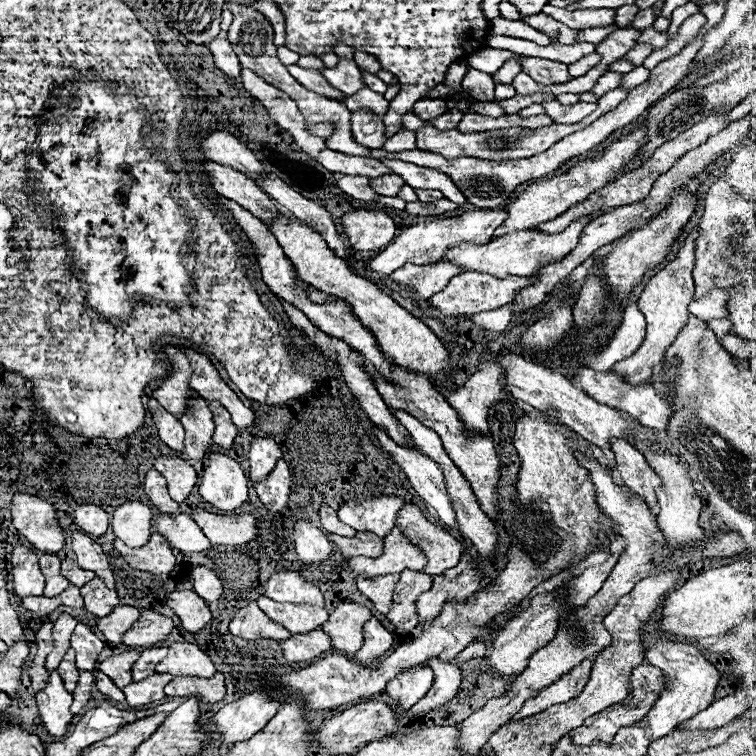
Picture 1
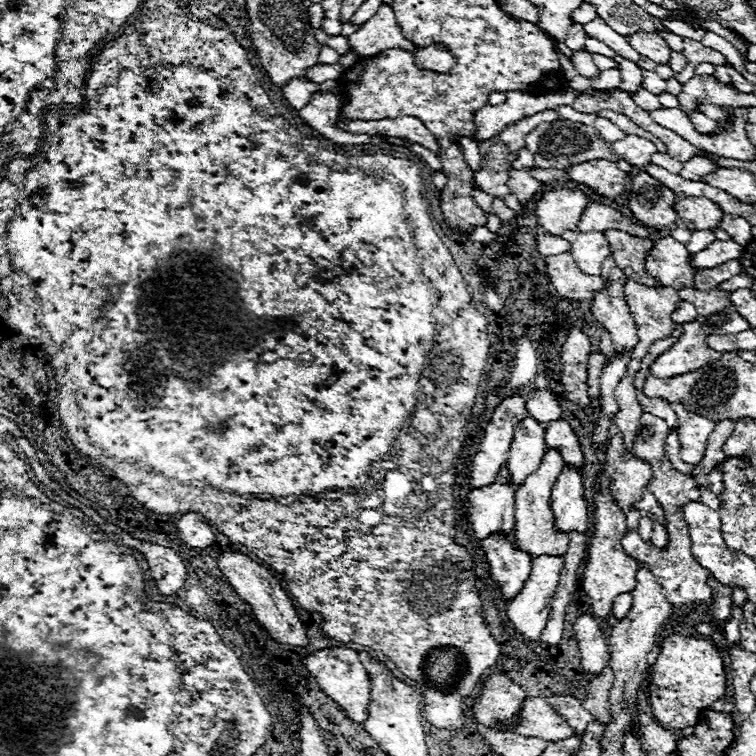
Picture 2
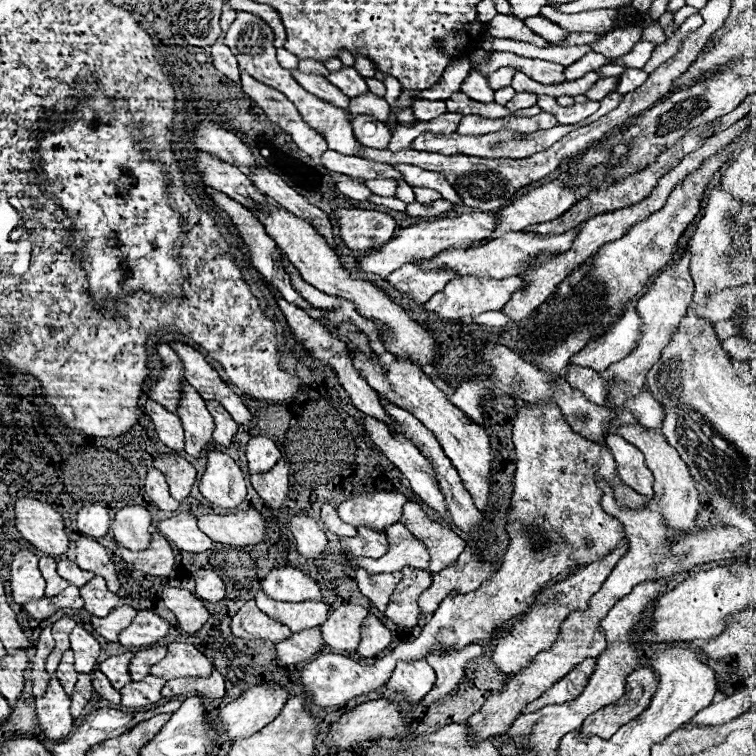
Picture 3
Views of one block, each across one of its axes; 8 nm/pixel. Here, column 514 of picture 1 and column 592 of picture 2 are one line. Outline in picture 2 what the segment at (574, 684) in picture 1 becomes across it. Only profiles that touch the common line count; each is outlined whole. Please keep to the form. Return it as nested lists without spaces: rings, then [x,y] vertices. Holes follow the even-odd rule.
[[[566,694],[566,696],[550,696],[548,704],[560,712],[560,716],[564,716],[564,720],[568,724],[572,724],[572,728],[578,732],[578,736],[586,730],[586,726],[594,720],[594,716],[582,706],[582,700],[574,694]]]

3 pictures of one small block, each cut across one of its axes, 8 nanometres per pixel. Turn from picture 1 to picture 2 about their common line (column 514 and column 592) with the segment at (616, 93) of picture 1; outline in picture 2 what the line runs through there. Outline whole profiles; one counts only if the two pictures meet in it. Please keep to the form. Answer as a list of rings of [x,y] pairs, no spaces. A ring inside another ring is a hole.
[[[554,120],[548,124],[540,124],[536,130],[532,130],[526,136],[526,148],[534,154],[536,166],[540,166],[540,168],[562,168],[564,170],[568,164],[580,164],[580,162],[604,158],[604,160],[616,162],[618,168],[622,168],[624,172],[634,174],[638,170],[636,166],[628,164],[624,158],[614,154],[612,146],[606,140],[602,140],[602,136],[596,128],[580,124],[580,122],[570,122],[570,120]]]

